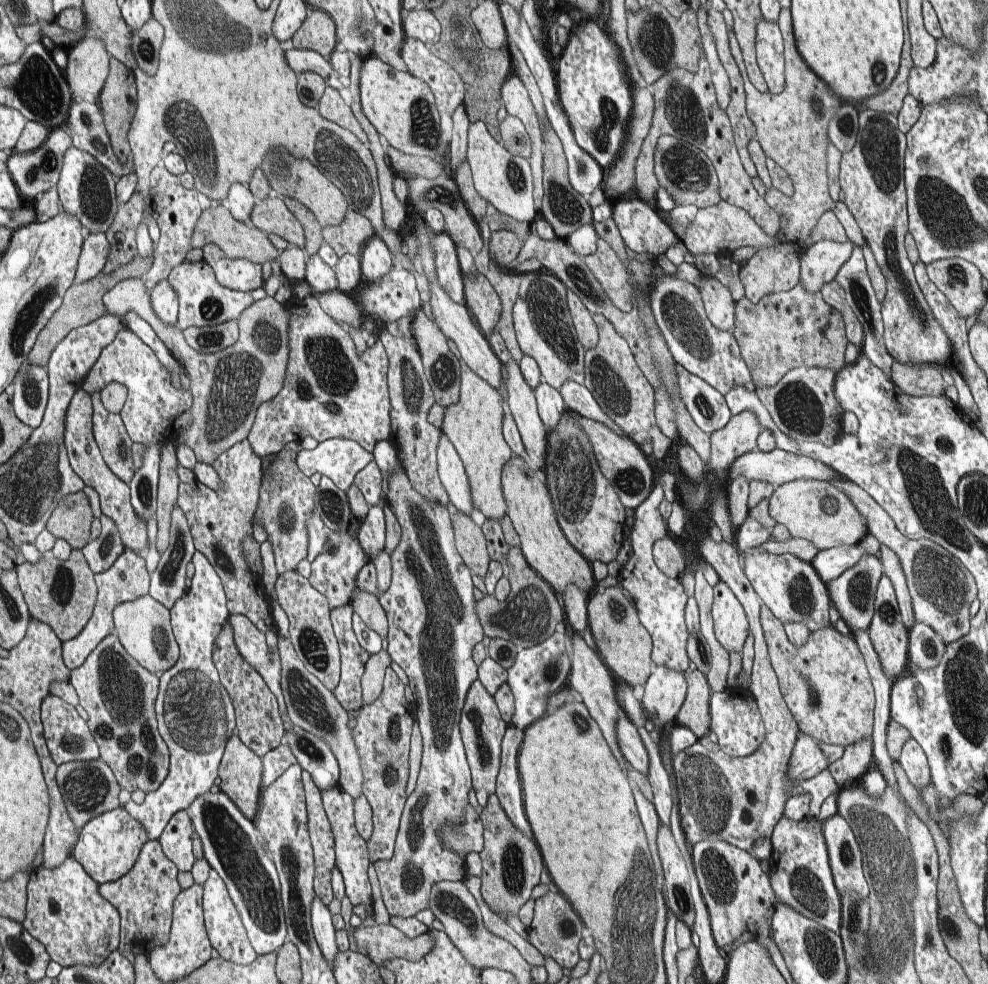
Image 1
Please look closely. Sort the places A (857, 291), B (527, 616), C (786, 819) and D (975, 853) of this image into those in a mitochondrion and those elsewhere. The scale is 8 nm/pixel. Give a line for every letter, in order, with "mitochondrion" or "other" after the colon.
A: mitochondrion
B: mitochondrion
C: other
D: other

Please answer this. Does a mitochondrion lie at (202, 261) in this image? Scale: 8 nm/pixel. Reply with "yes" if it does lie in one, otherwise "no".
no

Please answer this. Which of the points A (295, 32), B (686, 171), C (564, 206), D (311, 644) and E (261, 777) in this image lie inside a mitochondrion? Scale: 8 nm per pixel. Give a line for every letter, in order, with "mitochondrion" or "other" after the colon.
A: other
B: mitochondrion
C: mitochondrion
D: mitochondrion
E: other

